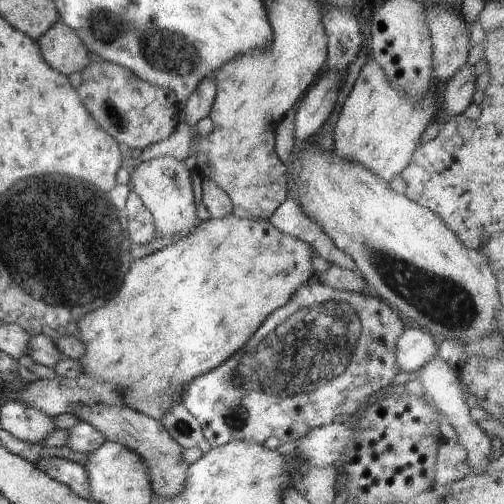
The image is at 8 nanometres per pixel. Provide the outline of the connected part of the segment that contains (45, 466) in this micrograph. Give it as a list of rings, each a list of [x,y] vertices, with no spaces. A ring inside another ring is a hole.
[[[44,457],[38,459],[35,464],[41,471],[48,473],[48,476],[73,490],[80,498],[95,502],[92,494],[90,494],[88,474],[86,474],[82,464],[57,457]]]

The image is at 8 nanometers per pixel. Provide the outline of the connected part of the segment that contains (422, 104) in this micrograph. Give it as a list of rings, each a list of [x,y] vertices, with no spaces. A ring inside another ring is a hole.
[[[370,59],[362,66],[332,132],[336,154],[364,166],[382,180],[389,181],[400,174],[421,145],[426,128],[436,118],[436,102],[428,93],[430,90],[422,92],[419,100],[412,100],[404,90],[392,88],[382,68]]]

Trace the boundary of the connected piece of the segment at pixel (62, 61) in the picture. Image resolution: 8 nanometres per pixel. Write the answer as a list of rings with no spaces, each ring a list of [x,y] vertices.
[[[59,20],[37,40],[42,58],[62,74],[82,72],[88,64],[88,50],[76,31]]]

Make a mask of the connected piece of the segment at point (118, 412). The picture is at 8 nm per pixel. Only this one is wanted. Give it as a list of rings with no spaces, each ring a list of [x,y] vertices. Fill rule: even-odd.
[[[86,404],[78,406],[76,414],[80,421],[88,422],[100,434],[104,434],[106,441],[112,441],[140,454],[148,468],[151,489],[156,498],[175,499],[182,494],[186,486],[186,474],[189,465],[182,459],[182,446],[178,444],[172,436],[167,434],[167,430],[158,420],[154,420],[141,412],[132,410],[127,406],[106,406],[105,404]]]

